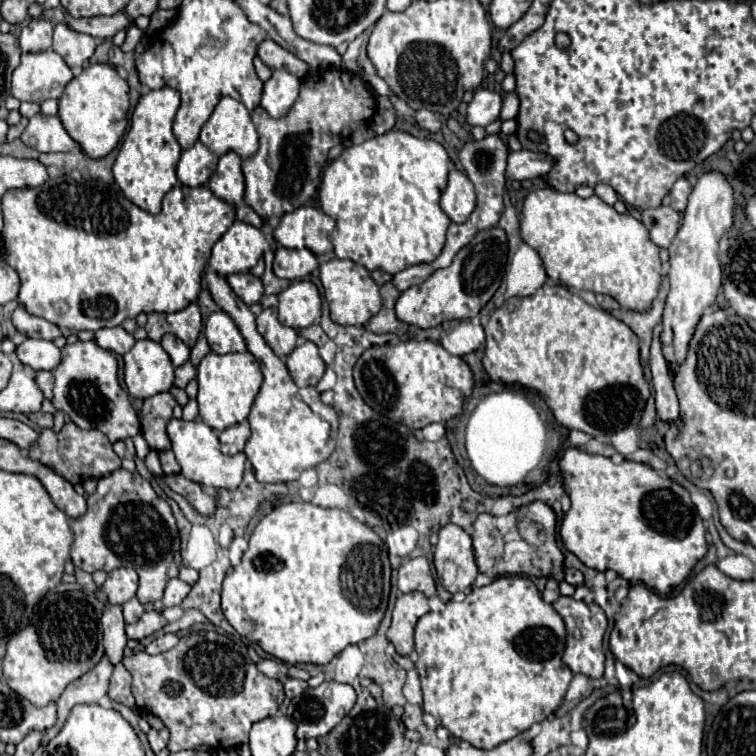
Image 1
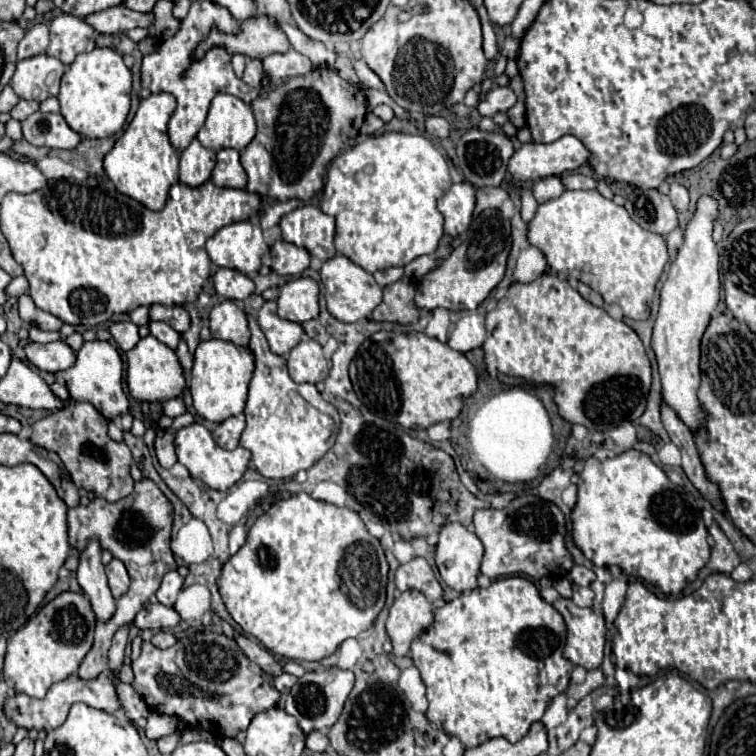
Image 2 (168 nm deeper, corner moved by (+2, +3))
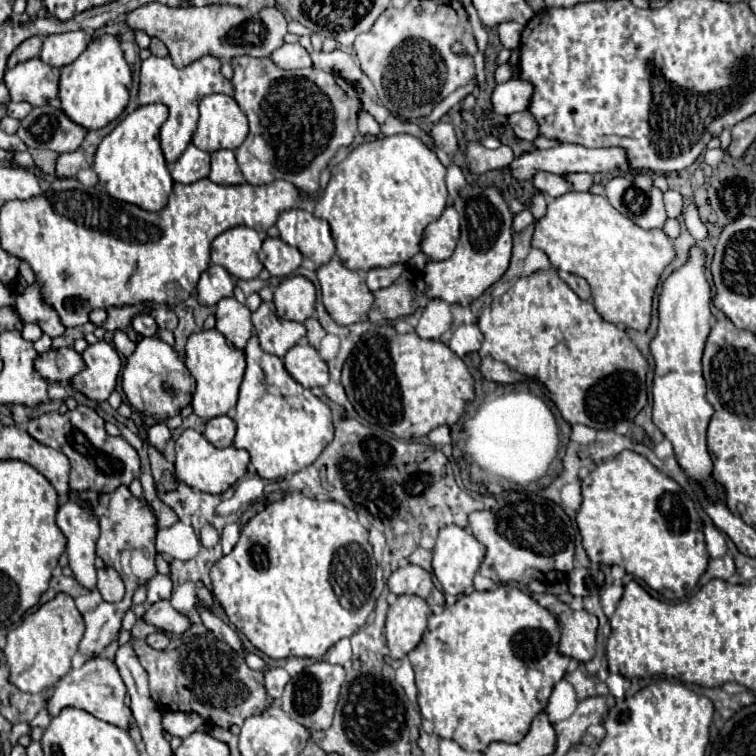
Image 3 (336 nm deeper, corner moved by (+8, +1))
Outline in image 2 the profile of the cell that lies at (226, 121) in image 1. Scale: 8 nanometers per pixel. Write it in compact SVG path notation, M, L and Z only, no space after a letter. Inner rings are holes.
M218 93L210 103L206 123L197 134L197 139L212 151L226 147L242 151L254 139L254 135L256 121L250 105L234 95Z

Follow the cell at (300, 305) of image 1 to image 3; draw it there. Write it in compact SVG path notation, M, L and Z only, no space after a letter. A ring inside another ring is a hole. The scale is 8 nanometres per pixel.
M302 275L286 277L274 291L274 305L280 319L302 323L314 315L314 303L316 289Z

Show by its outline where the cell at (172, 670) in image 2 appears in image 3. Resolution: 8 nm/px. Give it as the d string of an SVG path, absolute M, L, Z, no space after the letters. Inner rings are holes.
M210 633L172 651L156 651L144 639L132 641L132 649L148 673L150 697L164 711L194 711L204 721L230 729L232 725L240 727L250 715L260 715L270 703L264 691L264 675L252 671L244 657Z

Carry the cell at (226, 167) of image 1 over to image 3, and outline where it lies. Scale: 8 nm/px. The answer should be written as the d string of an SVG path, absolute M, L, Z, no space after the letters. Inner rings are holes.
M220 149L220 151L212 153L212 171L210 171L208 179L218 183L218 185L240 185L240 183L244 183L244 177L238 169L234 151Z

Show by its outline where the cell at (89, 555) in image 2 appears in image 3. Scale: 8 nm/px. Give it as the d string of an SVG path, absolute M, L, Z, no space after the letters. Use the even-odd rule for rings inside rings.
M70 491L70 499L66 505L58 509L56 523L60 531L68 539L68 559L74 579L88 591L96 589L96 539L98 539L98 523L92 519L92 511L76 499L76 491Z

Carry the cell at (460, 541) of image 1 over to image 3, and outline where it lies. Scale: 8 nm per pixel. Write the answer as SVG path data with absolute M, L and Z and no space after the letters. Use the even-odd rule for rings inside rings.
M448 525L442 527L438 537L436 537L436 545L434 545L434 557L432 557L432 569L434 575L438 577L444 593L450 595L462 595L472 593L472 577L476 575L480 563L484 559L484 545L480 541L476 541L476 537L472 535L468 525L465 528L458 527L458 525Z

